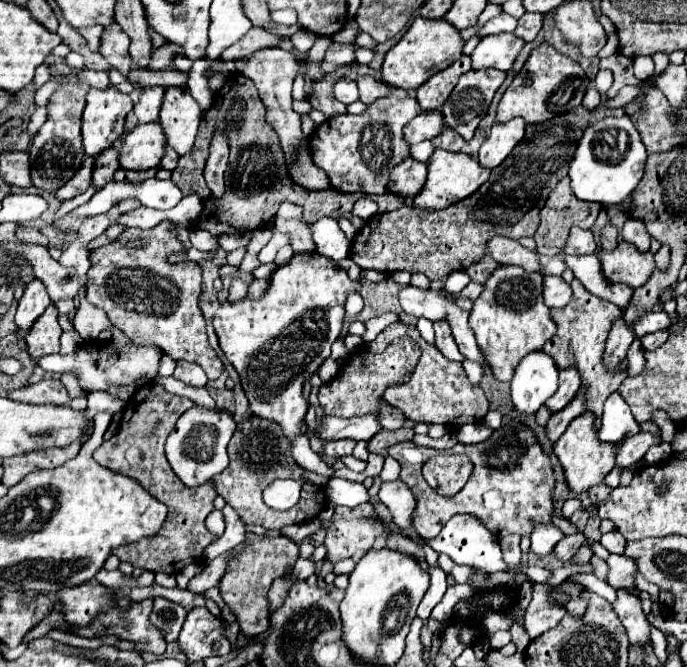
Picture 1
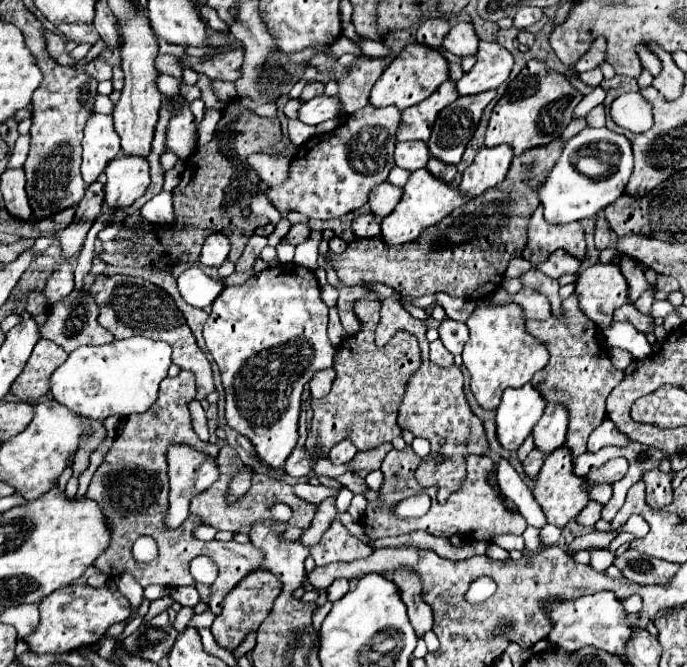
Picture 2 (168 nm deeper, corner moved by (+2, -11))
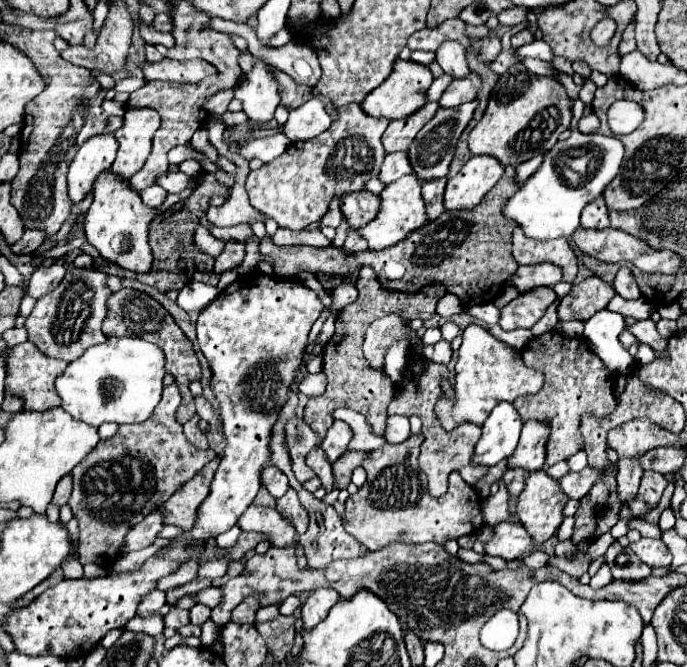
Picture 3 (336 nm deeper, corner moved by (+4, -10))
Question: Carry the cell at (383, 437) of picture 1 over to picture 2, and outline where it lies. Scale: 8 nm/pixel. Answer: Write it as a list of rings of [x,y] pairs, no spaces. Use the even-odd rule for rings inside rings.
[[[384,443],[374,449],[368,449],[368,451],[358,451],[356,459],[352,459],[352,463],[350,463],[350,469],[356,471],[360,477],[366,477],[370,471],[380,469],[380,463],[390,449],[392,449],[392,443]]]

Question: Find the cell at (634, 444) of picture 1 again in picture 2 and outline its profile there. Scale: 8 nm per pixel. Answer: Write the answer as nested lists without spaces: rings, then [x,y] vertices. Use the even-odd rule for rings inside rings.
[[[616,457],[616,459],[610,459],[600,471],[590,473],[586,479],[592,485],[598,485],[598,483],[610,483],[612,485],[614,481],[620,481],[626,473],[628,473],[628,461],[624,457]]]

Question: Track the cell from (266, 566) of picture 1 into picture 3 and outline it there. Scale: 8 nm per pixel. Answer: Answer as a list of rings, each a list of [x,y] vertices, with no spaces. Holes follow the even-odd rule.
[[[246,598],[242,604],[238,604],[232,612],[232,622],[238,622],[238,624],[254,624],[256,622],[256,612],[260,608],[260,602],[258,598]]]

